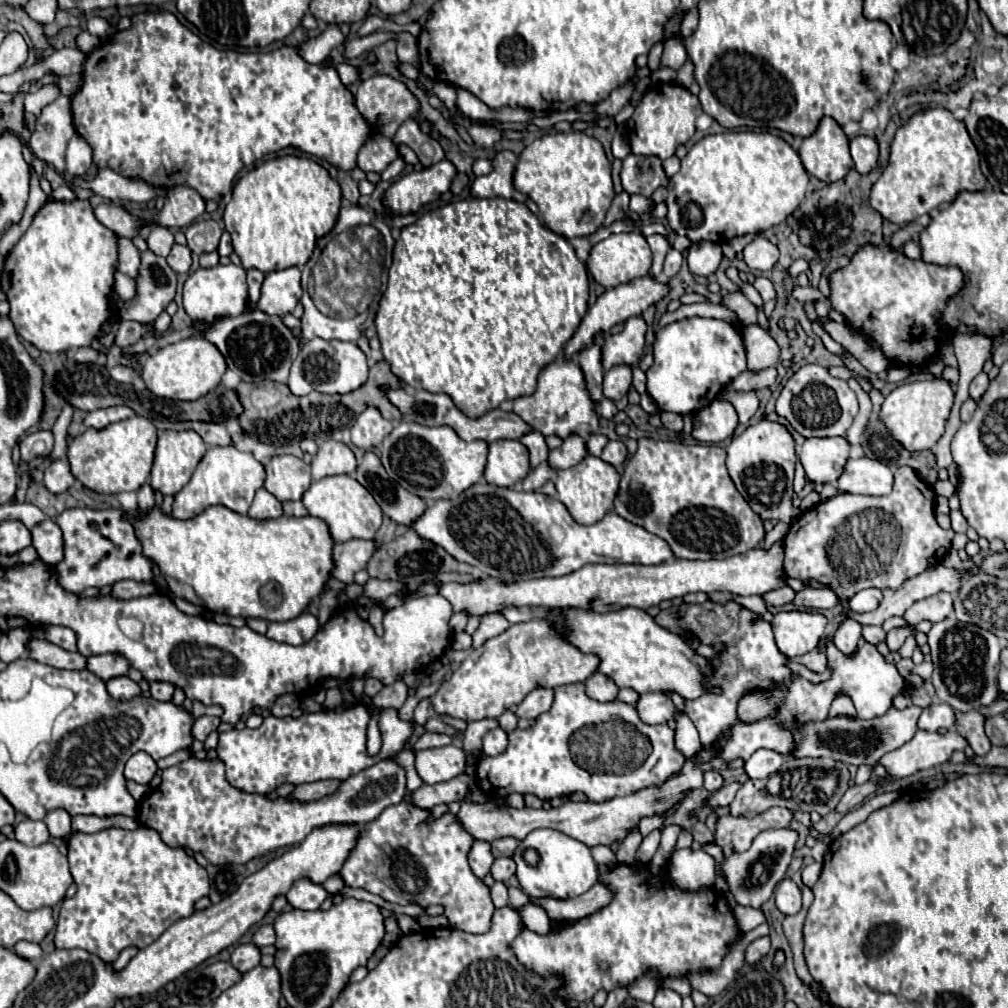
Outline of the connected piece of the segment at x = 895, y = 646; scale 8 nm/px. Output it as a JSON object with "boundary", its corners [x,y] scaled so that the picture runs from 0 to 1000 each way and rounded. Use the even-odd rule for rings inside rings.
{"boundary":[[[894,621],[894,623],[886,623],[880,629],[880,641],[884,643],[884,647],[890,647],[894,643],[894,639],[900,635],[900,631],[908,631],[910,625],[908,621]]]}

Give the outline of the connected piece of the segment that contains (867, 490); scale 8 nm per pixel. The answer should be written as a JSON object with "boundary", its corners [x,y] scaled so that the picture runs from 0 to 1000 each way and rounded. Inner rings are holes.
{"boundary":[[[842,454],[834,472],[828,478],[832,488],[854,490],[854,492],[878,492],[884,488],[886,482],[886,468],[862,454]]]}

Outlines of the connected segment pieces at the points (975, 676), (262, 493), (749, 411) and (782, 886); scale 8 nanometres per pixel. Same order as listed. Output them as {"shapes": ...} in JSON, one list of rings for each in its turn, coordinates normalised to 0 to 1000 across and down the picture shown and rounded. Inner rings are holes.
{"shapes":[[[[941,611],[926,619],[920,631],[924,641],[924,653],[928,659],[924,677],[928,681],[930,692],[951,706],[971,704],[973,700],[985,698],[987,690],[991,688],[989,683],[989,667],[993,663],[991,633],[967,619],[955,619],[947,615],[947,611]]],[[[257,484],[247,504],[247,512],[255,516],[263,516],[263,514],[277,514],[279,510],[281,510],[279,498],[271,490],[267,490],[263,484]]],[[[721,389],[717,395],[729,403],[735,421],[741,421],[753,405],[753,395],[749,389]]],[[[777,871],[769,883],[771,901],[777,907],[791,907],[795,903],[795,883],[785,871]]]]}

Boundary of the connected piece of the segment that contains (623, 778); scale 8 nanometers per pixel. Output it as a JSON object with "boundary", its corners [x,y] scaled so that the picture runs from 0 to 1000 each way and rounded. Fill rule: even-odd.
{"boundary":[[[570,677],[564,681],[551,683],[551,694],[547,704],[539,706],[529,722],[509,724],[505,728],[505,742],[497,750],[491,752],[481,750],[479,754],[475,752],[473,778],[475,782],[479,782],[479,786],[485,792],[493,790],[503,792],[505,788],[515,786],[515,788],[531,788],[537,794],[547,794],[551,790],[580,786],[586,796],[602,796],[612,790],[630,788],[638,782],[654,782],[660,774],[670,770],[678,762],[678,758],[680,752],[676,746],[672,746],[668,738],[668,722],[664,718],[654,718],[654,720],[638,718],[630,706],[630,700],[612,694],[608,696],[586,694],[584,690],[580,690],[578,677]],[[622,750],[626,750],[628,752],[626,758],[632,758],[634,762],[620,766]]]}

